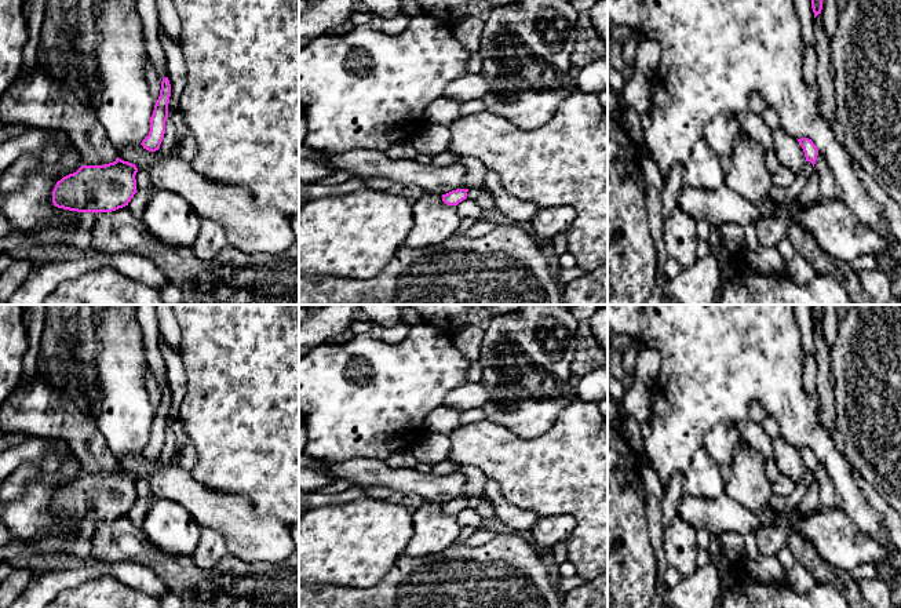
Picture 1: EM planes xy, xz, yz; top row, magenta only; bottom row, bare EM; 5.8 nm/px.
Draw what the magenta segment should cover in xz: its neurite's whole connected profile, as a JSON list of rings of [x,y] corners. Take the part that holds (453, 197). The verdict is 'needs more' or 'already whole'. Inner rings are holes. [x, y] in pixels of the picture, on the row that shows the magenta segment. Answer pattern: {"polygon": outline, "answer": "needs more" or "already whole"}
{"polygon": [[[456,189],[446,194],[442,194],[442,201],[448,205],[457,205],[467,199],[468,189]]], "answer": "already whole"}

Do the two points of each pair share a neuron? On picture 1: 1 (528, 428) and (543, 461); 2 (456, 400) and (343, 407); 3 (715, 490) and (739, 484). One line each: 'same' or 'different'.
1: different
2: different
3: different

